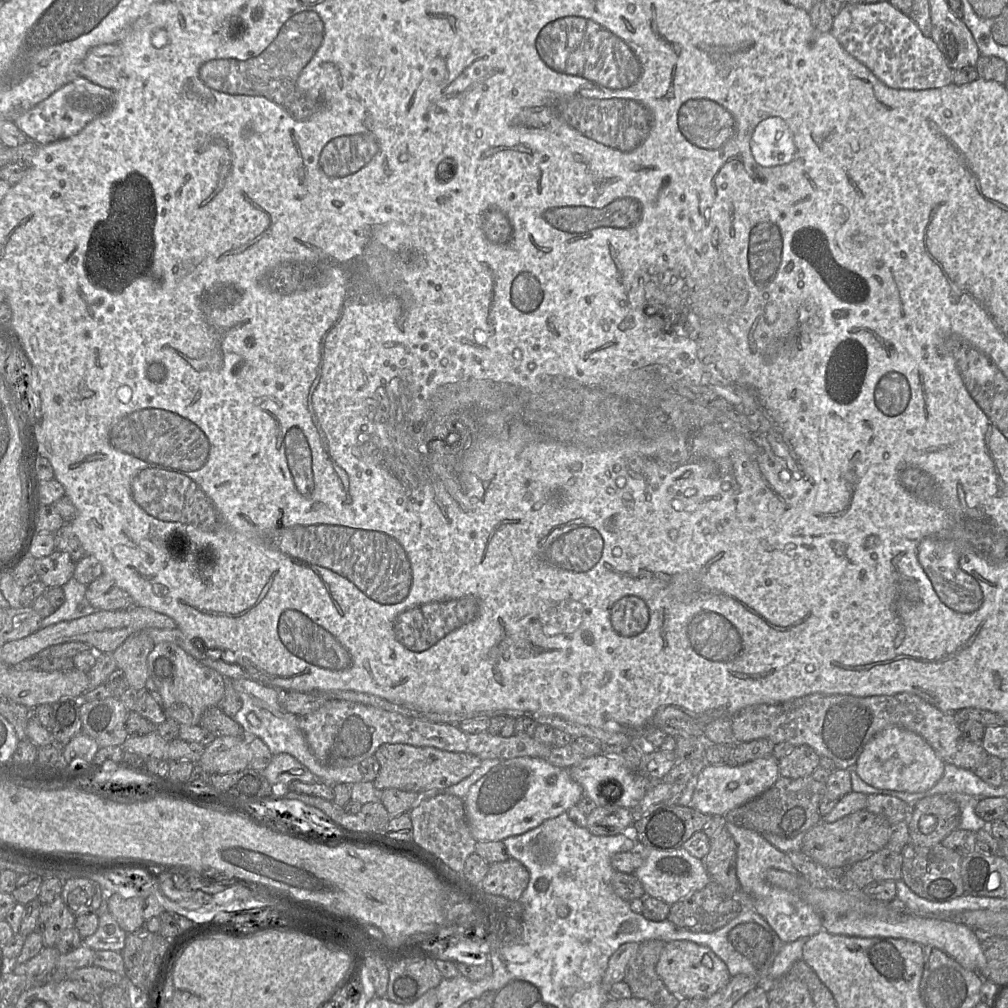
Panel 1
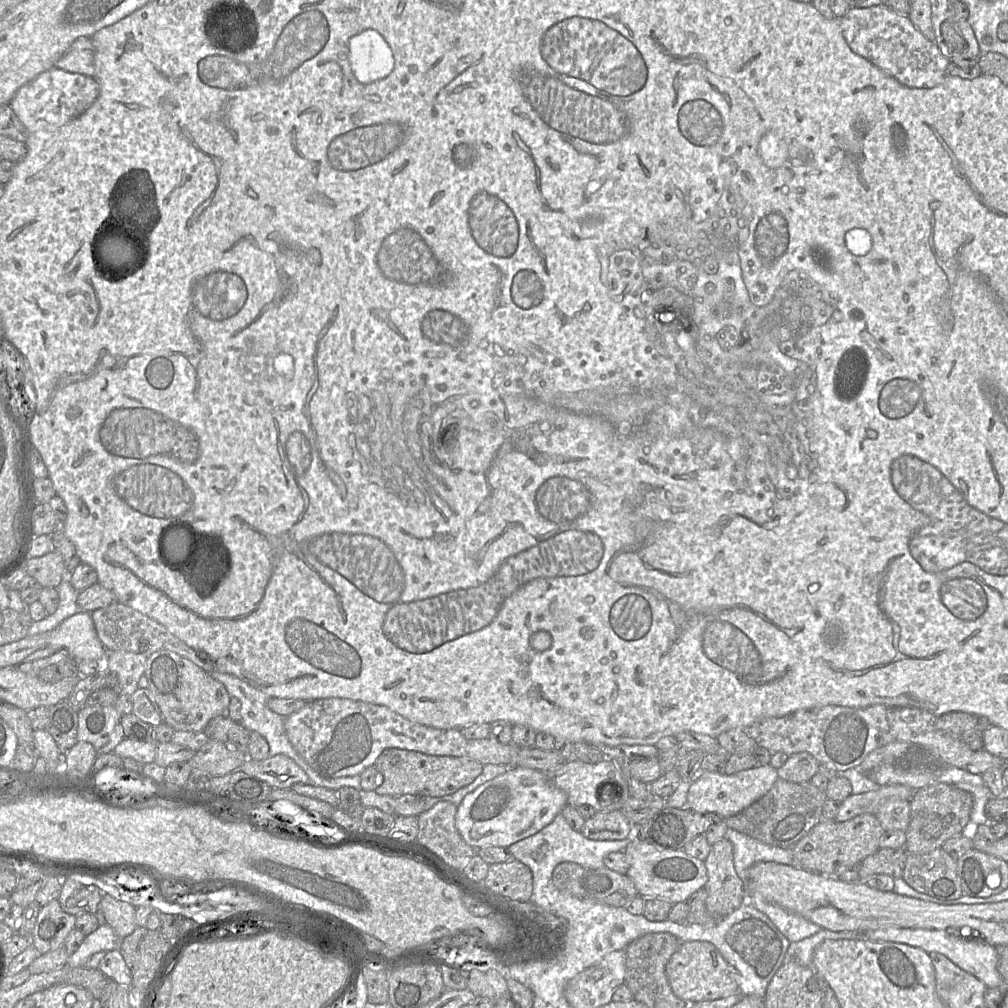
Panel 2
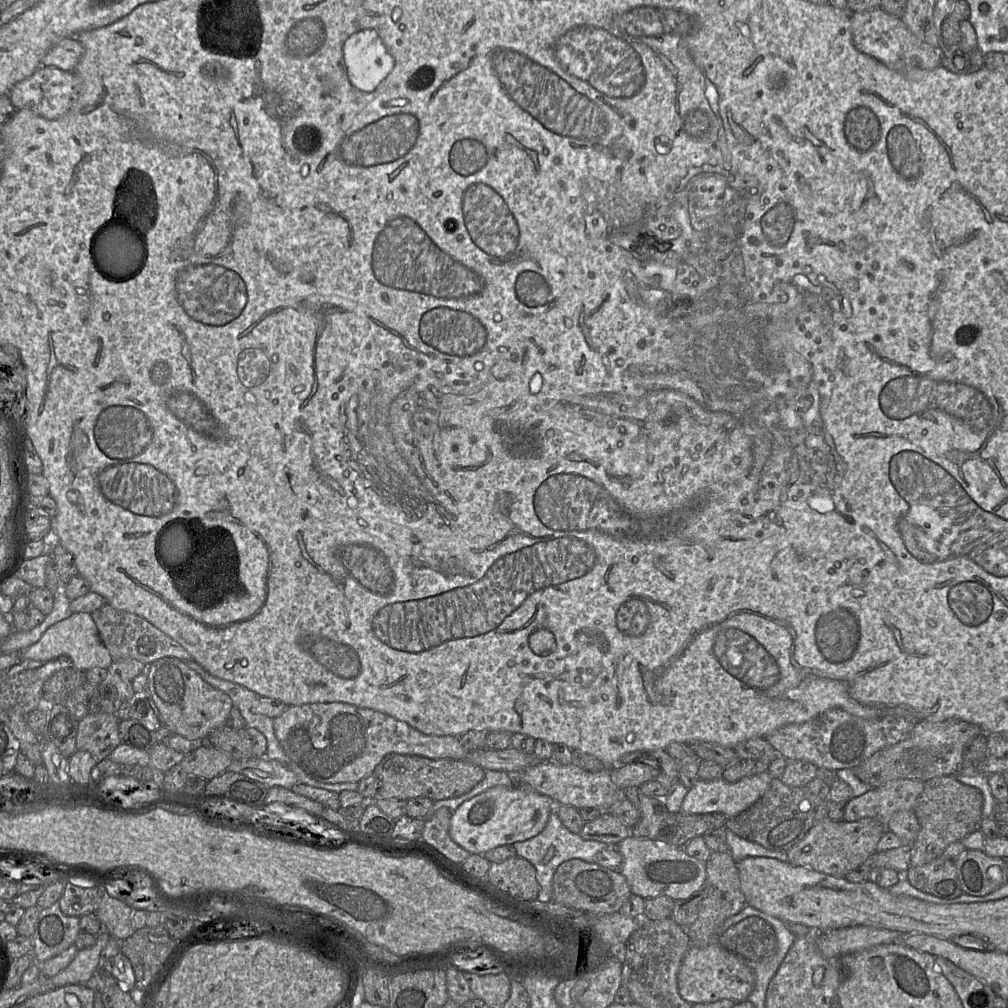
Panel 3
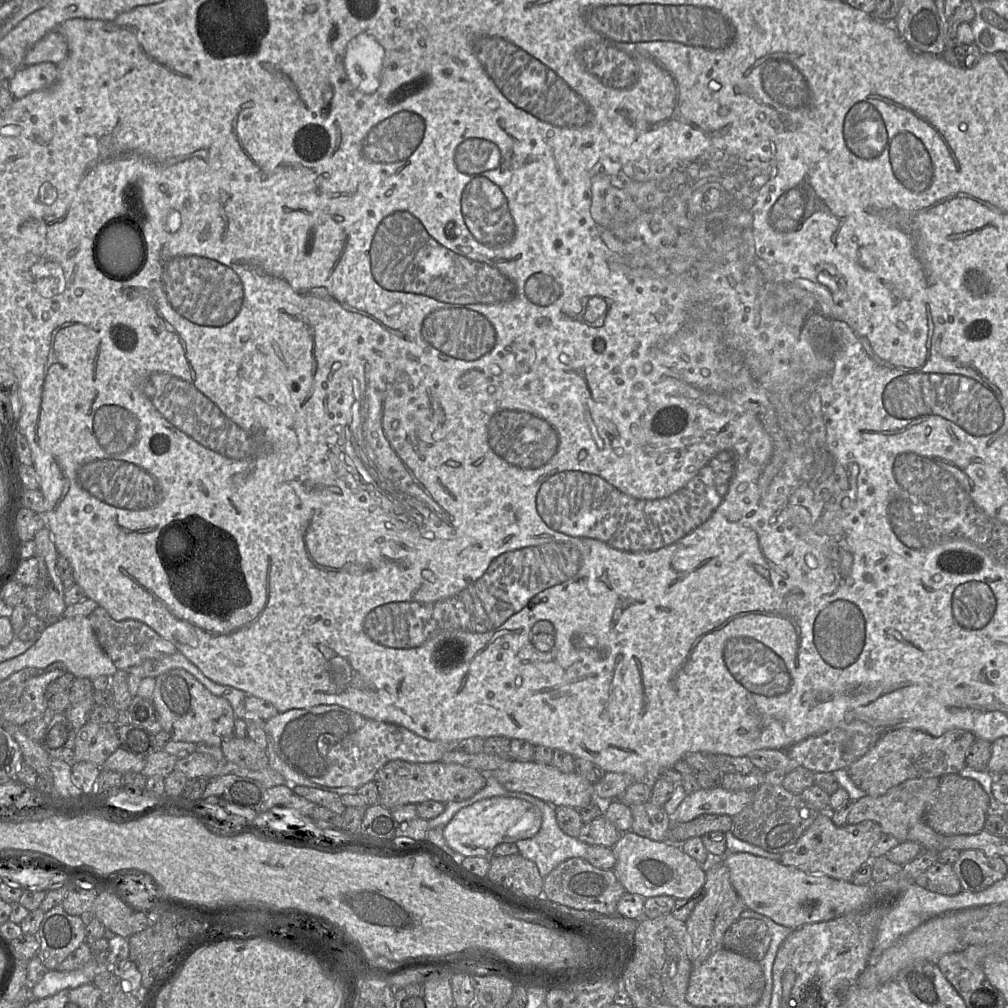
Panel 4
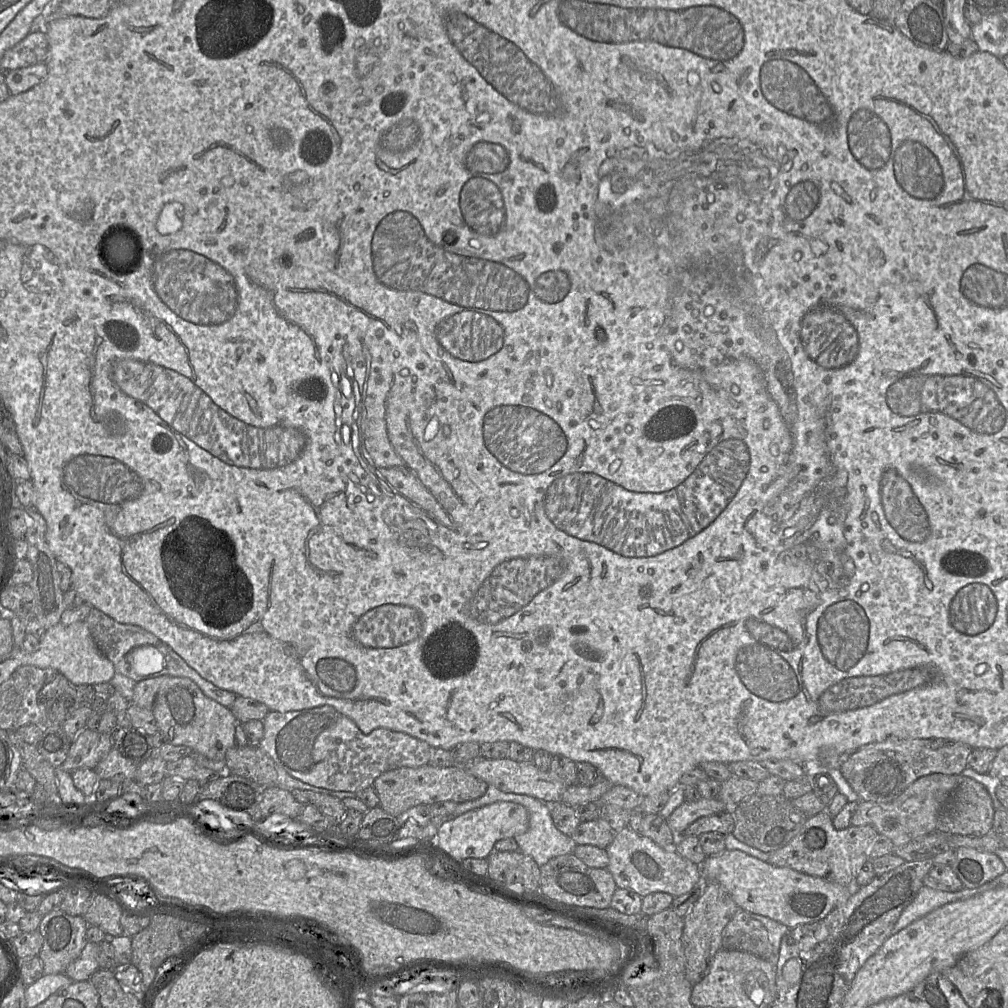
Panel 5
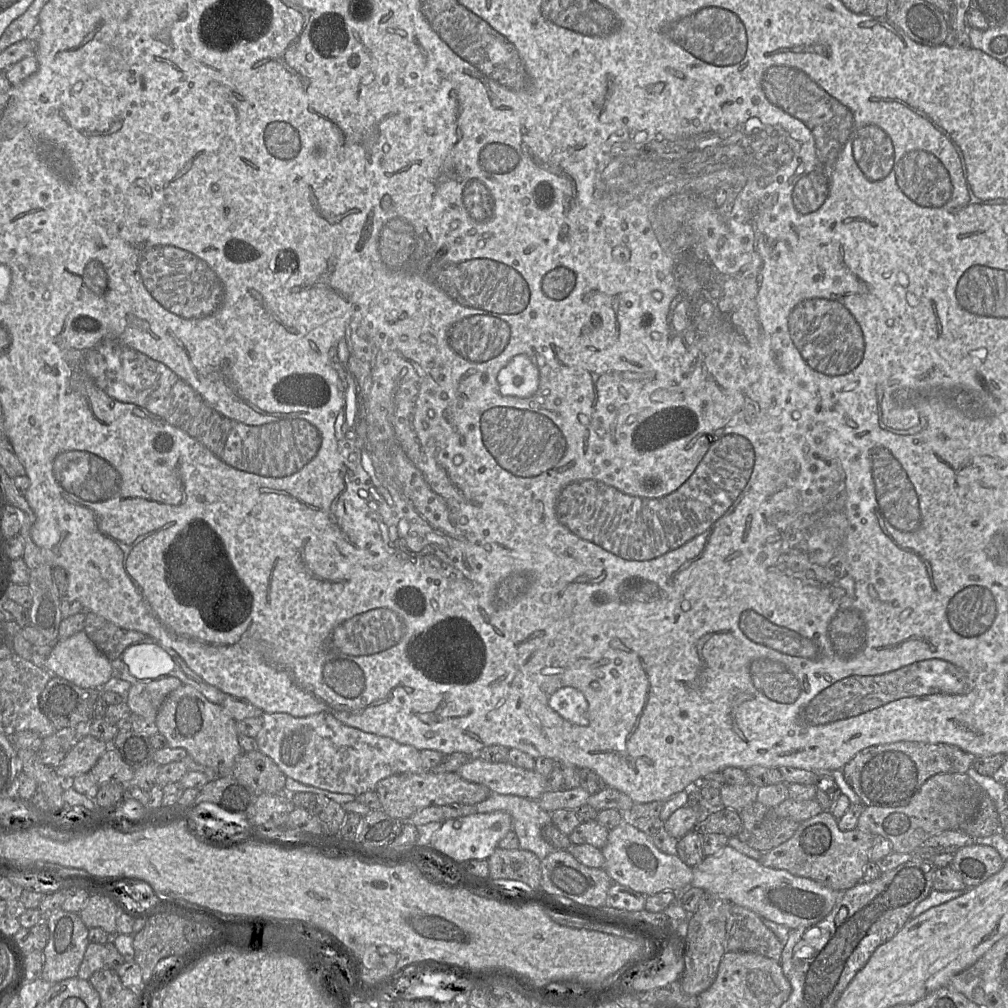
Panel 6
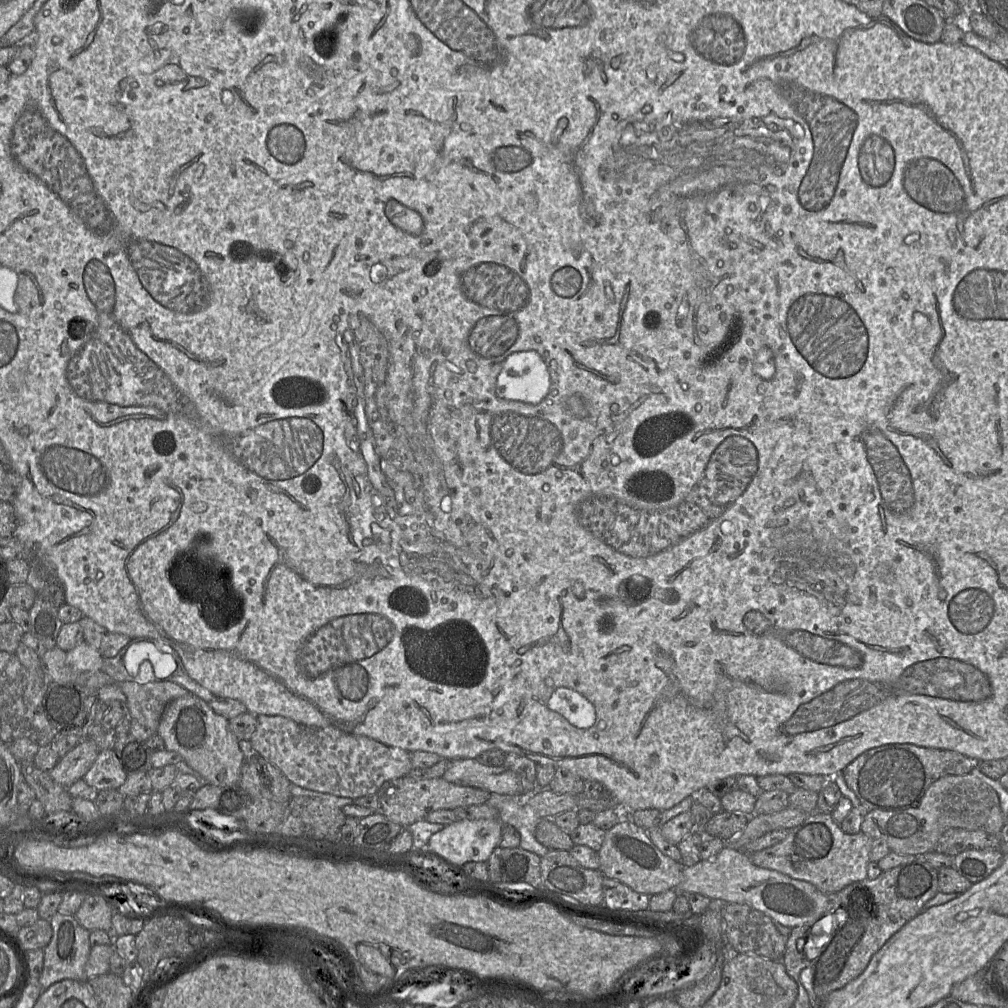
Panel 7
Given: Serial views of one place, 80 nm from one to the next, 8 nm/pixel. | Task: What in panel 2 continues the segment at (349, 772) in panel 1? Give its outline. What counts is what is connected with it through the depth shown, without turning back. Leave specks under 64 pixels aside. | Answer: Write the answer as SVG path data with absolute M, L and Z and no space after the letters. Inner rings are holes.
M200 665L200 668L206 671L212 678L222 683L230 697L235 697L241 702L241 724L250 732L255 731L261 734L268 742L269 745L269 756L275 756L278 754L284 754L290 757L297 765L299 765L308 775L310 779L310 784L319 787L330 788L333 790L339 790L342 787L352 787L354 789L360 789L361 778L360 775L347 776L340 778L327 779L321 777L316 771L314 771L308 763L298 754L294 749L293 745L288 739L288 736L285 732L284 721L285 717L273 712L267 705L269 696L264 692L253 687L246 681L228 674L222 673L219 671L208 671Z

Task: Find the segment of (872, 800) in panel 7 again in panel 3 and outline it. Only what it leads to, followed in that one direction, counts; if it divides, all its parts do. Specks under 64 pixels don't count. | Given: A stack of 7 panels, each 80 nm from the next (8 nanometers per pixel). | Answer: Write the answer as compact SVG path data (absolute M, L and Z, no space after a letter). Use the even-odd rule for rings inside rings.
M955 718L941 722L918 721L906 739L876 752L852 770L862 782L872 788L897 779L928 781L944 775L956 776L964 766L966 743L982 733L980 726Z

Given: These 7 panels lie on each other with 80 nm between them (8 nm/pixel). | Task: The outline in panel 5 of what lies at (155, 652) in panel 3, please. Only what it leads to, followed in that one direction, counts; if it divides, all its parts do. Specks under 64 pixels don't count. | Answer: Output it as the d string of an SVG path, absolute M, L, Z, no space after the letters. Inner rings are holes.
M94 607L85 621L97 647L113 664L135 648L163 644L151 632L137 625L117 622Z

